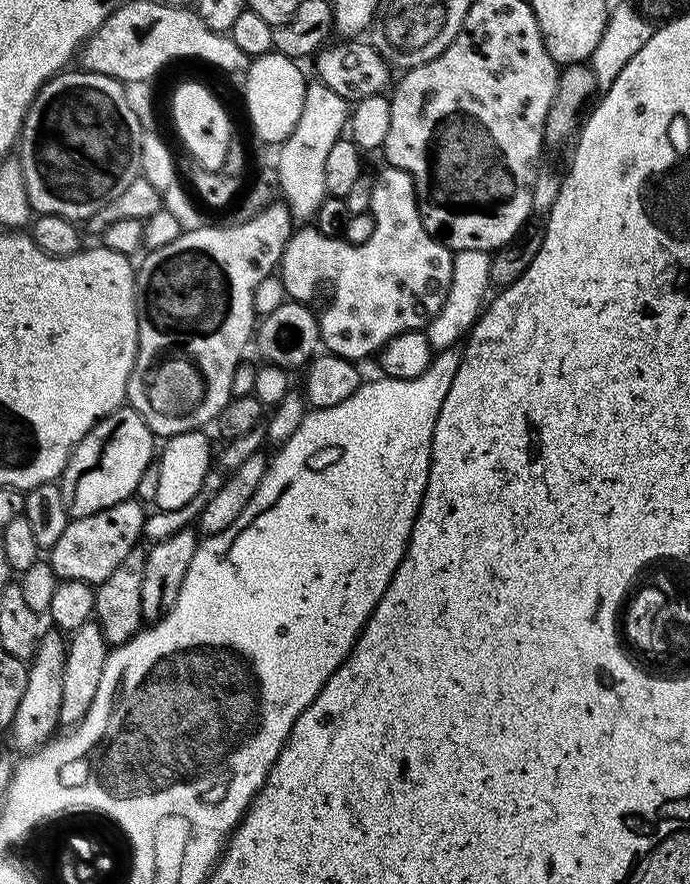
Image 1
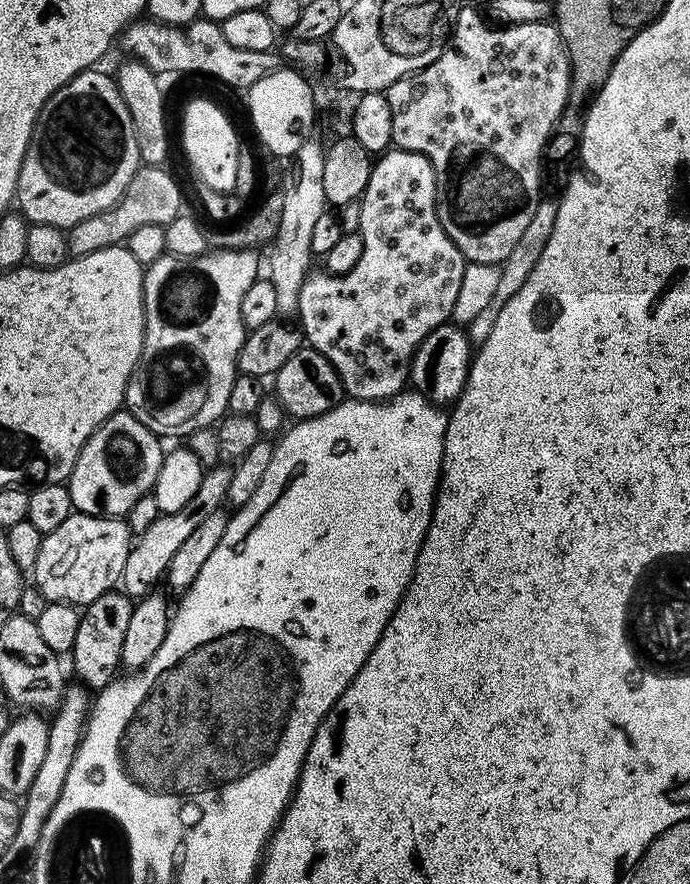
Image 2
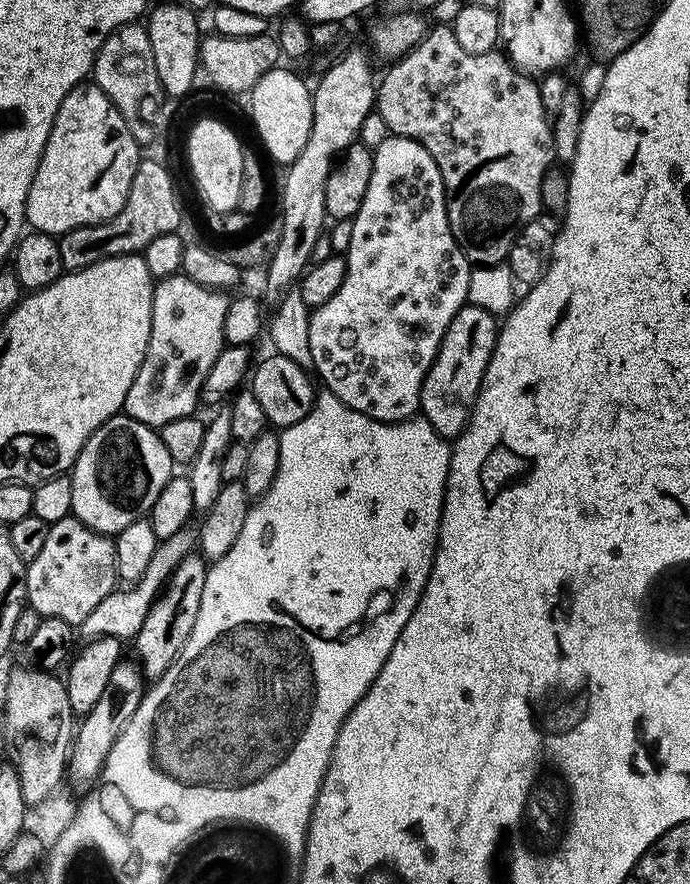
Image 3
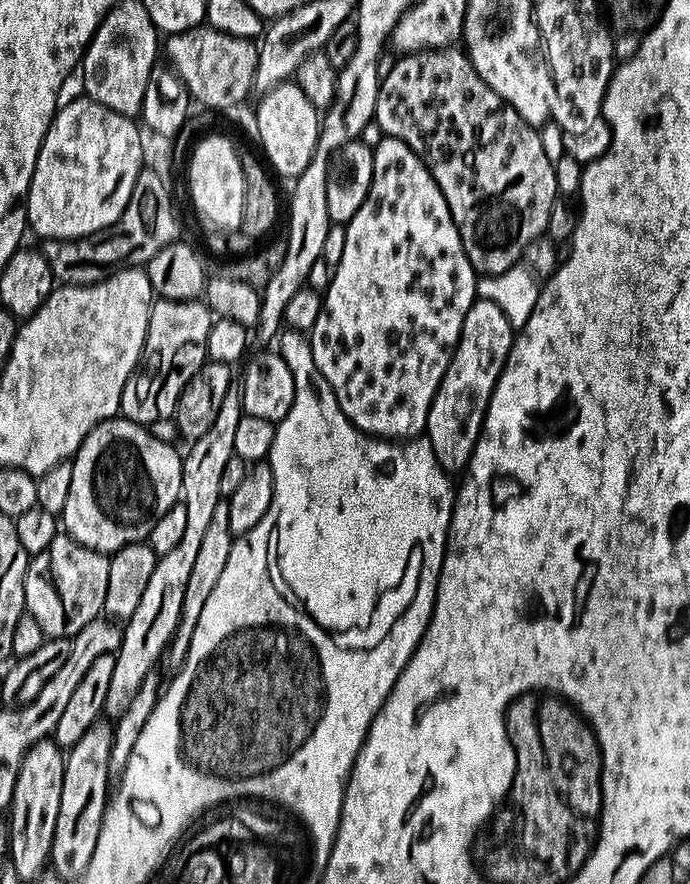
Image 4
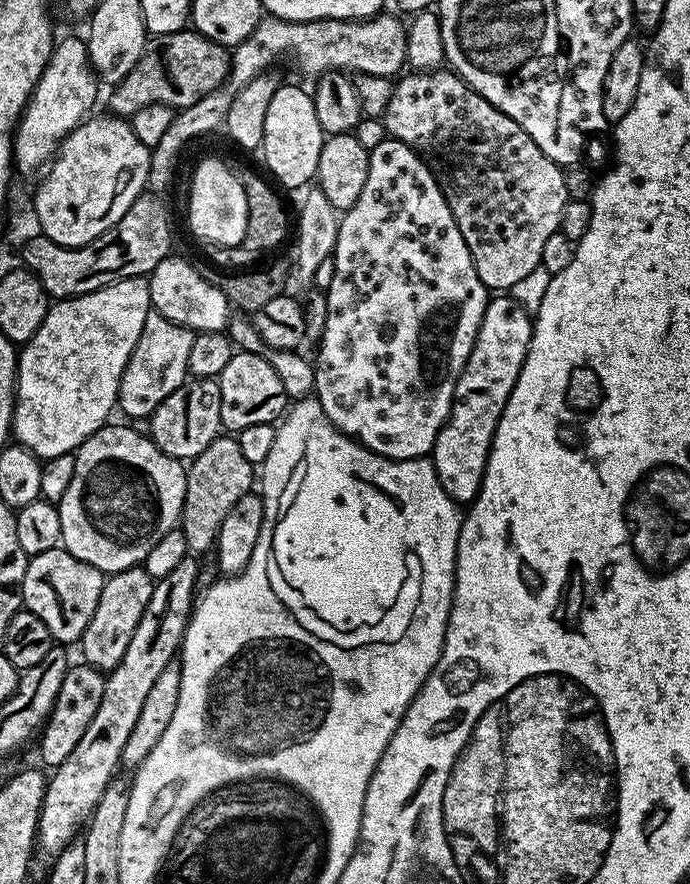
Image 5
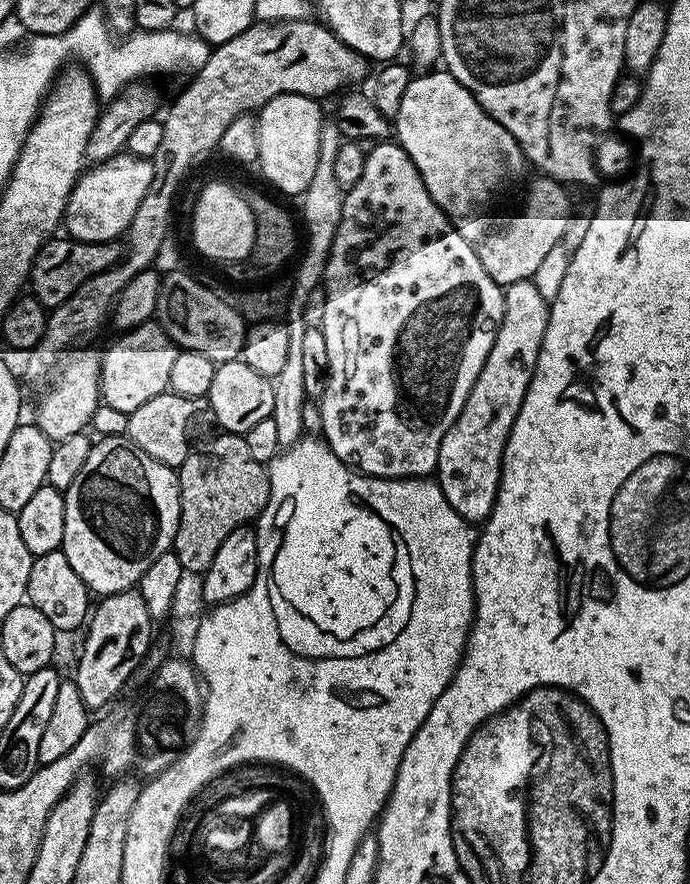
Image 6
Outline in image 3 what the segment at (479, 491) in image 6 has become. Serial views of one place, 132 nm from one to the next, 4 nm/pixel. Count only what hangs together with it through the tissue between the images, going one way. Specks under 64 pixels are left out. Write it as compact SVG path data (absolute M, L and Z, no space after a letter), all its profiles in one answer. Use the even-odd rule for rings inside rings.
M467 303L454 314L440 343L438 354L422 382L420 412L423 419L436 427L436 433L452 442L464 431L472 416L486 366L494 354L498 320L477 304Z

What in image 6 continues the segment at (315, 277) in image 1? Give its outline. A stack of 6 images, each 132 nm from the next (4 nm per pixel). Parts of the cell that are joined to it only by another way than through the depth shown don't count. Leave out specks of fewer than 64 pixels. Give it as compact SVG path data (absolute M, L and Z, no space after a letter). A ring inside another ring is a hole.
M377 142L374 150L367 153L362 178L358 178L358 182L354 182L354 186L344 194L342 218L334 234L334 242L328 255L328 267L324 269L326 304L322 329L326 338L329 366L328 385L318 403L324 427L323 439L332 449L332 453L349 468L355 468L365 476L428 478L435 473L442 438L458 418L486 362L486 354L490 354L490 346L494 346L494 338L504 317L504 288L496 284L494 278L486 274L486 270L482 270L482 262L478 258L473 241L462 238L462 234L458 234L455 226L448 221L447 214L436 205L434 198L430 198L410 154L406 154L406 150L400 147L399 143L388 143Z

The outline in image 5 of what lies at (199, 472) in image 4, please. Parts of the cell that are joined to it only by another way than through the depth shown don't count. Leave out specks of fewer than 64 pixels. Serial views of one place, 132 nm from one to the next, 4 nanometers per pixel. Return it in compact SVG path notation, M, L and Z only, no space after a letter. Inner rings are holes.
M186 558L178 562L170 574L155 581L154 594L150 594L150 602L146 602L142 622L138 622L138 630L134 630L134 638L130 638L130 646L126 646L122 662L118 662L118 666L107 673L102 702L94 714L94 722L86 726L82 742L74 746L70 758L58 765L47 781L40 807L38 848L49 858L59 856L63 848L73 843L95 812L102 794L117 775L116 768L121 767L122 746L126 746L126 741L134 731L138 714L146 702L146 693L150 686L154 686L158 674L162 674L162 670L166 670L169 662L181 651L184 629L188 626L194 597L198 592L198 564L192 560L195 559Z

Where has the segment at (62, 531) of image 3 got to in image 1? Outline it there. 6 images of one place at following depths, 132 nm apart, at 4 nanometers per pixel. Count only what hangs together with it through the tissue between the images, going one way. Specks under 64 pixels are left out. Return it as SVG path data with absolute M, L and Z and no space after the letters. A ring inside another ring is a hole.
M129 498L106 510L98 510L98 514L69 519L62 538L58 538L50 549L54 574L60 580L81 580L93 586L110 578L118 562L122 562L122 558L126 558L126 554L141 543L145 517L145 505L135 498Z

